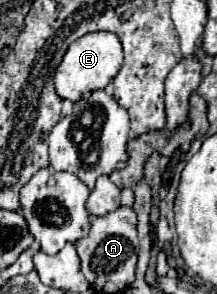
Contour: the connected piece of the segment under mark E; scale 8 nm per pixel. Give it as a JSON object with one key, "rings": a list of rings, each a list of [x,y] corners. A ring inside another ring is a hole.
{"rings":[[[98,31],[98,33],[88,33],[80,39],[76,39],[62,63],[58,65],[58,73],[54,73],[54,83],[58,83],[58,95],[60,99],[70,99],[72,103],[90,97],[92,91],[104,89],[120,71],[124,63],[124,55],[122,55],[122,43],[114,33],[106,33],[106,31]]]}

